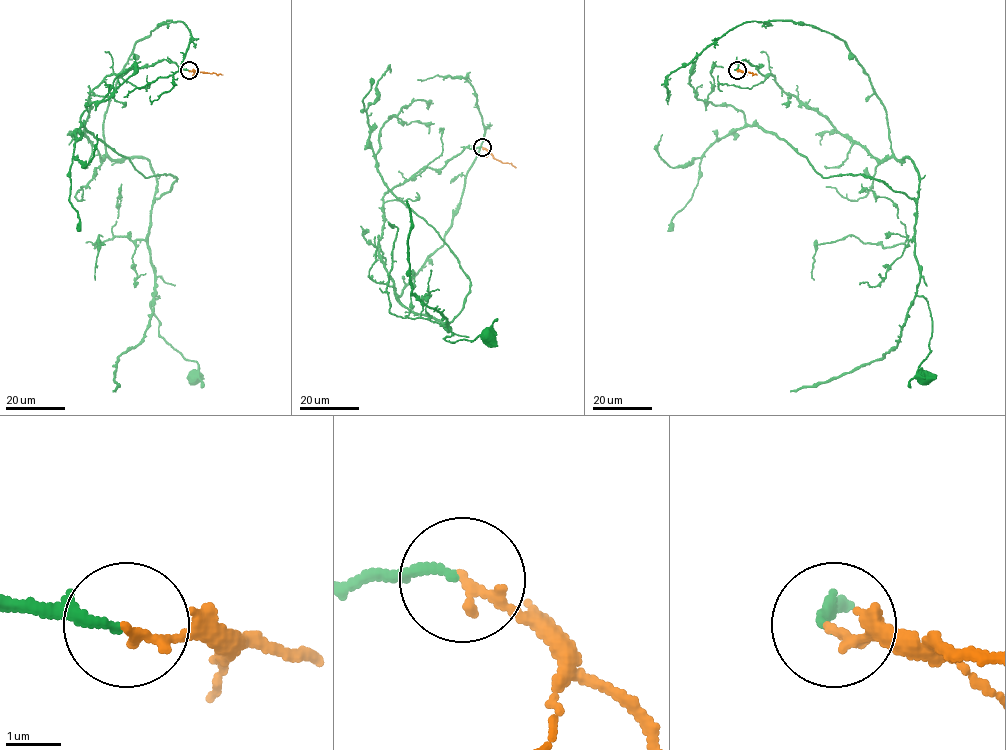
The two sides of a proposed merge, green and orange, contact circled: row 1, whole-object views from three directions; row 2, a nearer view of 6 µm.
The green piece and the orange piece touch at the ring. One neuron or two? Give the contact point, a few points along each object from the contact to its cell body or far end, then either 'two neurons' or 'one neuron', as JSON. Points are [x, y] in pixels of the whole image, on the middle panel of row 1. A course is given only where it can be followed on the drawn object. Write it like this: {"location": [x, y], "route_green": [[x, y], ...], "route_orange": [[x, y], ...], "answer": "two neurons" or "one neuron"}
{"location": [482, 147], "route_green": [[482, 147], [389, 190], [377, 250], [396, 298], [450, 327], [444, 339], [488, 335]], "route_orange": [[482, 147], [495, 159], [516, 167]], "answer": "one neuron"}

